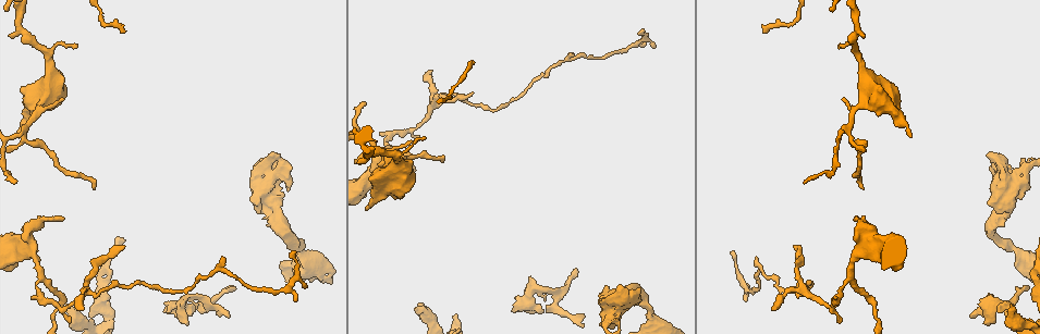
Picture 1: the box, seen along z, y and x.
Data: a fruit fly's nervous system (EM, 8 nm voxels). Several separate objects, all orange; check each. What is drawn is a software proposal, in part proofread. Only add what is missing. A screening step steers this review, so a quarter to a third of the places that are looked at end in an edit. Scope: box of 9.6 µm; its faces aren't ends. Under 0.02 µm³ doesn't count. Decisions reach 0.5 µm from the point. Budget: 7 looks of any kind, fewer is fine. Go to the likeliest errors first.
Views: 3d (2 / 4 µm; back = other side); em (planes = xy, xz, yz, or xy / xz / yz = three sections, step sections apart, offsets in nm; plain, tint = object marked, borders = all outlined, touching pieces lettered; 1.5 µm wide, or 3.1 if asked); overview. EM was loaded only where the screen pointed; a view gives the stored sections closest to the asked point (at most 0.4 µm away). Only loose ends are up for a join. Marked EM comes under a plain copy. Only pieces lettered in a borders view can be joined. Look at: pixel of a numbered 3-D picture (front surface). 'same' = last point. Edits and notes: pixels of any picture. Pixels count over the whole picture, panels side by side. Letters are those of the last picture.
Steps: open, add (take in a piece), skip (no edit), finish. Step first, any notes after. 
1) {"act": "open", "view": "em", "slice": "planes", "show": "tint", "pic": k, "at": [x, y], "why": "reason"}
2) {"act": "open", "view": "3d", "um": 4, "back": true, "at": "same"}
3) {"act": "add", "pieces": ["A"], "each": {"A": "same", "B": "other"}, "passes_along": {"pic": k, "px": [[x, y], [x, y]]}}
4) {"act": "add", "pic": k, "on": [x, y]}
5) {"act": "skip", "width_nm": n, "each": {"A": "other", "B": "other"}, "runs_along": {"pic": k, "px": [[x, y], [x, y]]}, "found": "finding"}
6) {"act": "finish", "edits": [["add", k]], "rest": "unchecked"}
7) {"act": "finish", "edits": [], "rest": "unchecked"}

{"act": "open", "view": "3d", "um": 4, "pic": 1, "at": [998, 310], "why": "an open end"}

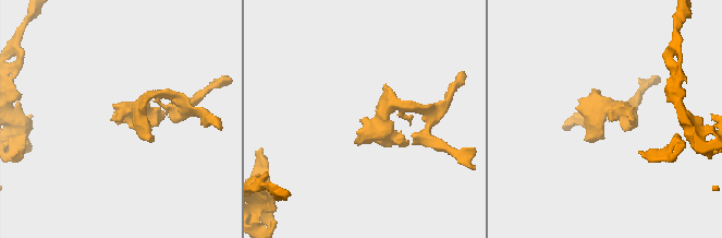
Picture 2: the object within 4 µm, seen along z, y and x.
{"act": "open", "view": "em", "slice": "planes", "show": "tint", "pic": 2, "at": [116, 119]}

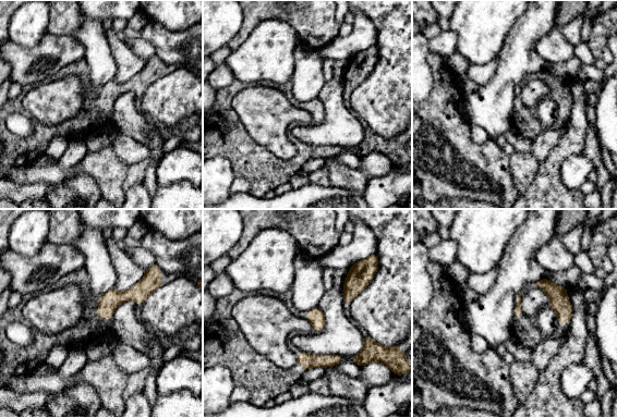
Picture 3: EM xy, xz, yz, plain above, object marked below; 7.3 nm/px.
{"act": "open", "view": "em", "slice": "planes", "show": "borders", "at": "same"}

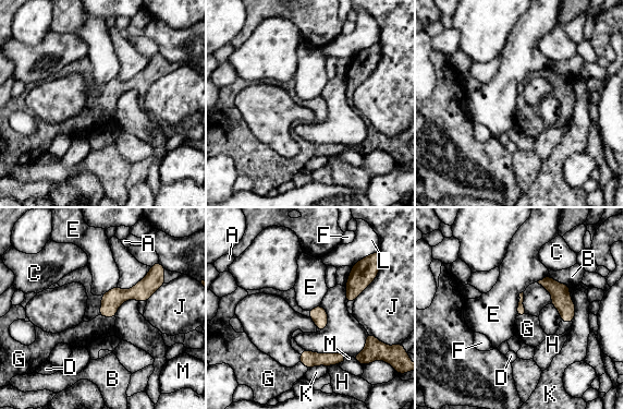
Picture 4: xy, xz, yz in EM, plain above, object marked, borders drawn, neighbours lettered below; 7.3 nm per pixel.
{"act": "add", "pieces": ["G"], "each": {"A": "other", "B": "other", "C": "other", "D": "other", "E": "other", "F": "other", "G": "same", "H": "other", "J": "other", "K": "other", "L": "other", "M": "other"}, "found": "it goes on there"}

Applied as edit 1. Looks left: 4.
{"act": "open", "view": "overview", "why": "see it whole again"}

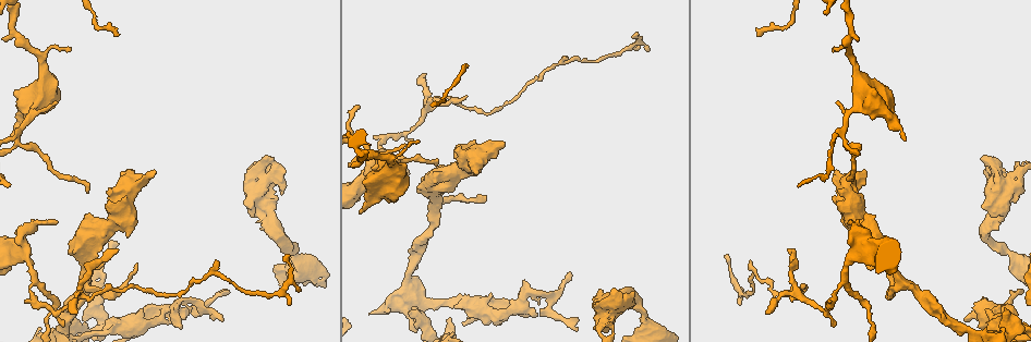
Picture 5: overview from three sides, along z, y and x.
{"act": "open", "view": "em", "slice": "planes", "show": "borders", "pic": 5, "at": [477, 174], "why": "free end"}

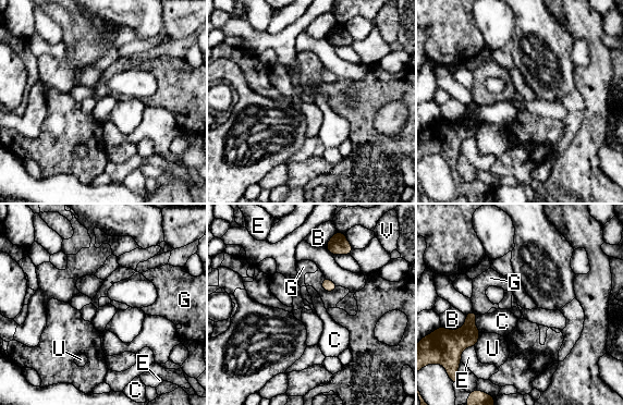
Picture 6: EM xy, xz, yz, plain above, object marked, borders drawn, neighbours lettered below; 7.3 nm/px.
{"act": "skip", "longest_contact_nm": ["B", 220], "each": {"B": "other", "C": "other", "E": "other", "G": "other", "U": "other", "V": "other"}, "found": "no lettered piece goes on from it"}

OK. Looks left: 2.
{"act": "finish", "edits": [["add", 4]], "rest": "unchecked"}

